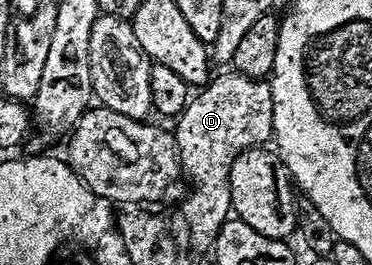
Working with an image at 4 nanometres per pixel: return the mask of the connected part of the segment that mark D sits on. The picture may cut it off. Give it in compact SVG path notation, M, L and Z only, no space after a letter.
M232 69L226 75L210 78L190 98L176 120L175 134L177 152L181 158L184 178L193 182L193 192L181 203L181 215L189 226L189 235L197 243L216 244L217 234L231 215L231 193L229 192L229 174L237 157L250 147L268 144L273 139L273 89L265 79L252 79Z

